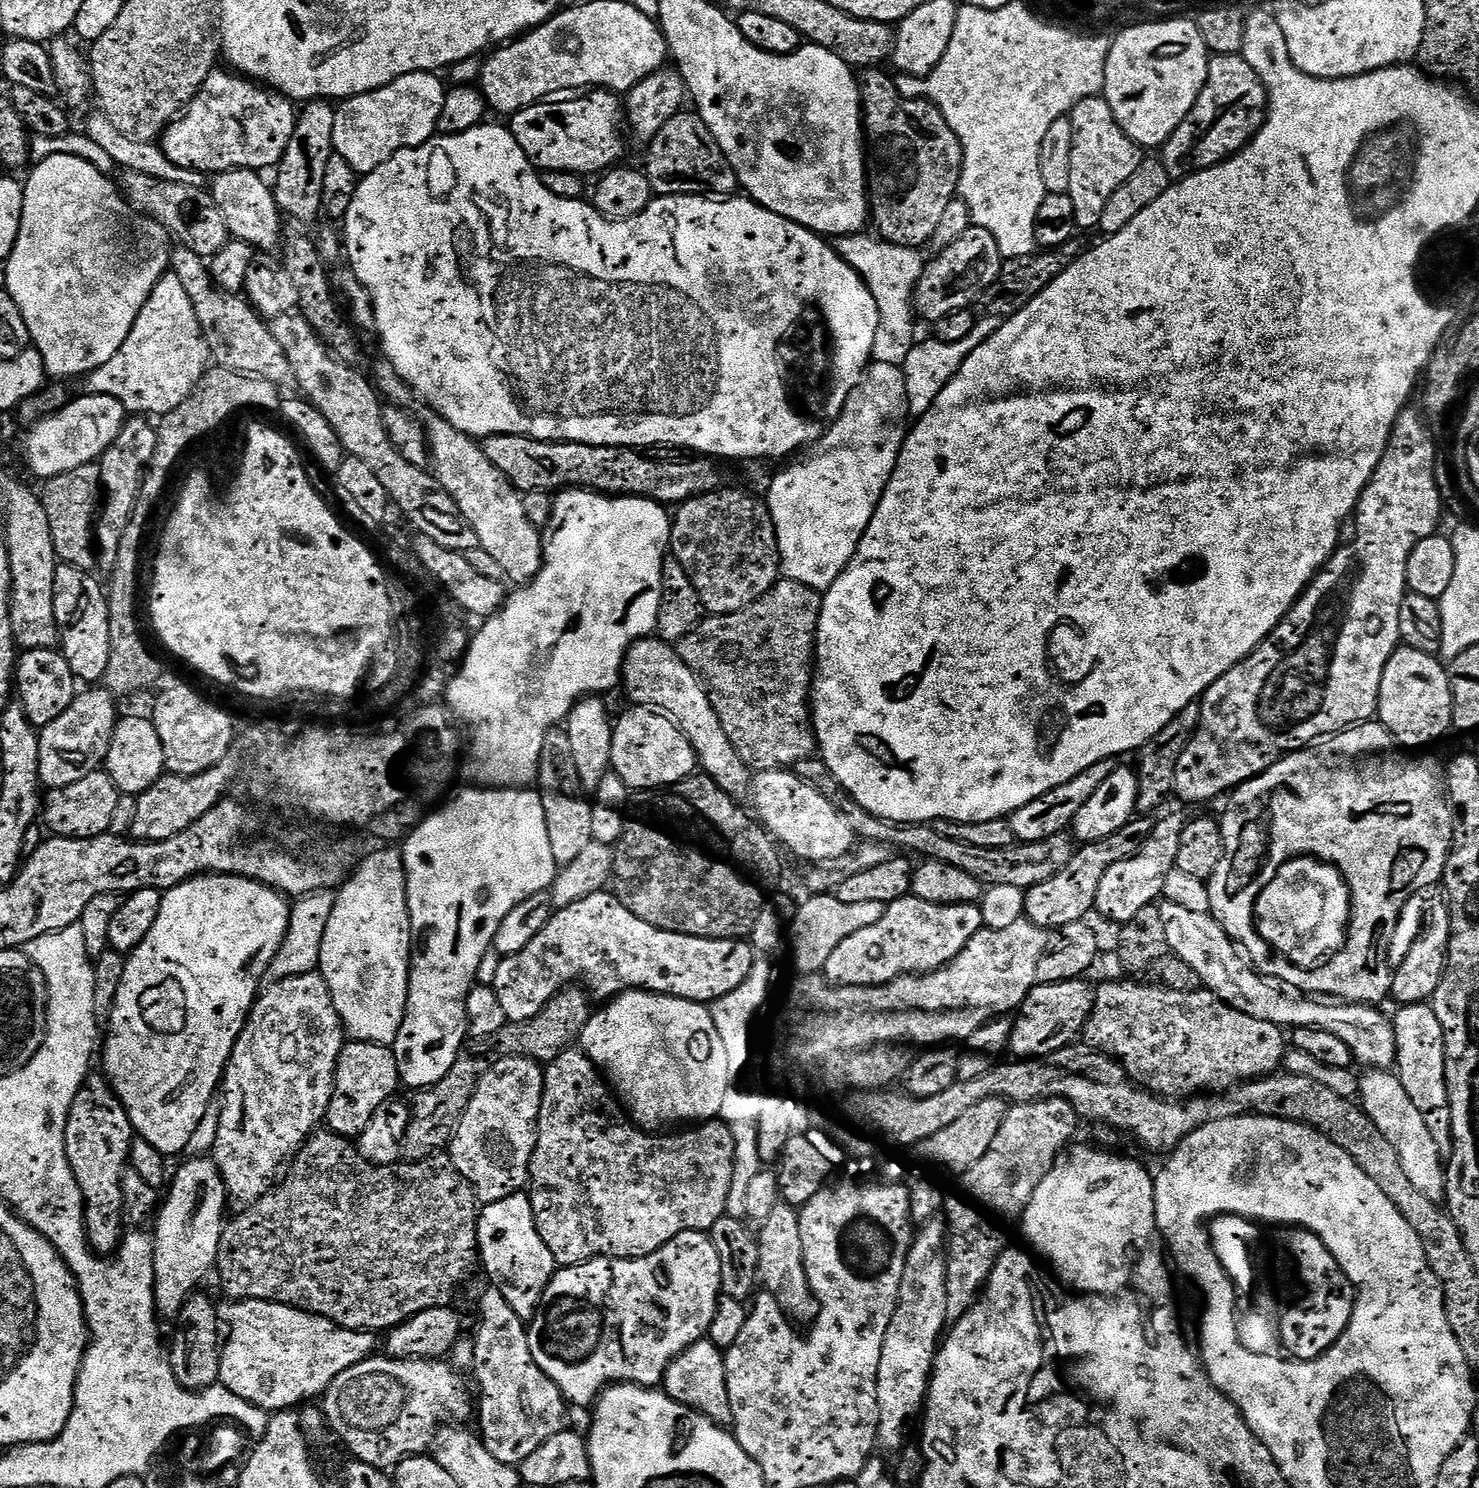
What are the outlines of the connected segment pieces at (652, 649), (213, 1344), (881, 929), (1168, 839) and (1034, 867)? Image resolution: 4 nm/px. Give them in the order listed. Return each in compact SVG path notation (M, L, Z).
M645 638L637 640L636 643L628 647L628 652L624 656L623 688L625 694L632 699L629 701L633 705L654 708L676 723L682 730L682 734L686 734L690 746L697 754L699 767L703 769L708 779L714 781L723 792L733 798L740 798L743 792L745 795L750 784L750 769L730 742L730 738L726 738L726 730L722 730L722 722L718 722L718 714L712 705L709 689L705 687L700 677L690 670L690 666L686 666L686 662L682 662L682 658L673 645L659 638Z
M197 1290L188 1297L182 1310L174 1317L176 1333L170 1340L170 1351L166 1359L174 1370L174 1378L183 1388L199 1390L217 1383L220 1378L220 1350L222 1347L222 1321L218 1311L217 1301L203 1296L203 1291Z
M909 894L887 905L874 926L838 942L838 950L830 954L822 972L842 988L871 988L873 984L889 984L899 976L932 972L962 954L966 942L983 927L979 903L935 904Z
M1164 816L1160 821L1157 819L1150 838L1136 851L1136 855L1122 862L1114 862L1114 866L1106 870L1098 885L1095 911L1101 912L1108 920L1117 920L1117 925L1123 926L1134 918L1134 914L1138 914L1138 910L1153 907L1161 899L1166 874L1176 867L1178 842L1182 842L1185 823L1185 817L1180 816Z
M810 755L802 762L798 762L794 766L794 771L797 776L801 776L812 784L814 790L821 792L830 803L842 806L843 814L850 822L852 829L856 831L857 837L864 839L865 836L866 839L877 840L880 844L893 844L896 850L903 850L905 853L917 852L920 858L950 862L958 866L958 870L966 870L966 874L974 874L974 878L978 878L988 886L1001 884L1002 886L1018 886L1025 890L1033 888L1038 882L1046 882L1046 878L1052 878L1054 874L1058 874L1058 870L1062 870L1062 866L1066 866L1066 862L1070 862L1070 858L1078 851L1073 837L1068 832L1054 834L1054 838L1042 838L1042 842L1029 844L1017 842L1009 848L990 850L955 840L947 831L939 832L936 829L939 827L931 823L892 824L888 820L870 814L853 796L849 796L838 782L838 778L830 774L830 766L826 766L826 762L815 755Z

